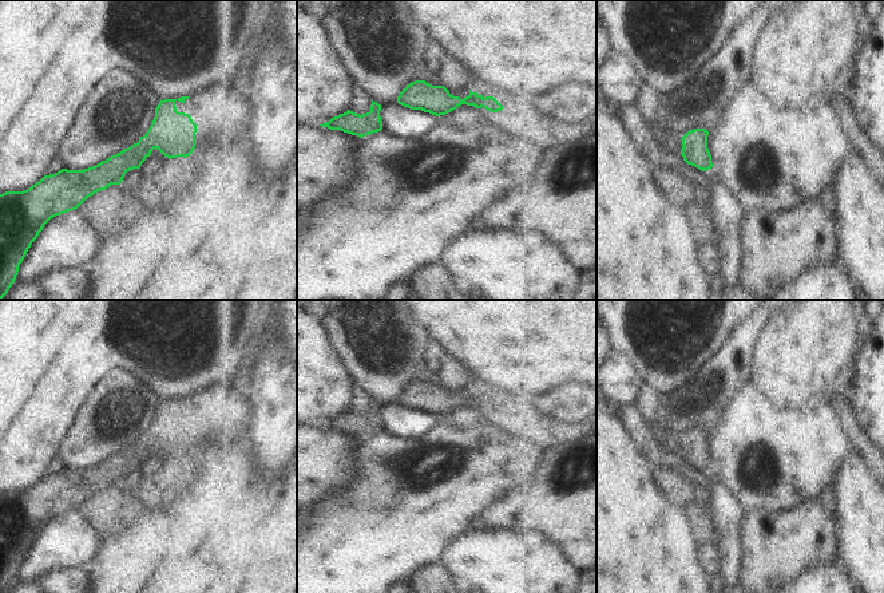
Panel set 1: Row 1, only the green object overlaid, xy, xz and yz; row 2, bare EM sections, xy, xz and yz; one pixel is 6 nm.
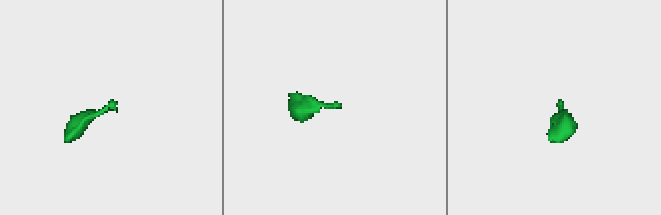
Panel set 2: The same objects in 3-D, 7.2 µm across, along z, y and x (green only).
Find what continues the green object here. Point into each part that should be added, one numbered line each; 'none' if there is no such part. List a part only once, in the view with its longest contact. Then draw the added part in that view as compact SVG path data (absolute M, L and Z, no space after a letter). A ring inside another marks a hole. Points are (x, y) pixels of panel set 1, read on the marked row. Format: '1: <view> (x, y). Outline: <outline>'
1: xy (232, 125). Outline: M249 95L241 102L241 108L226 112L215 107L210 115L205 116L198 124L197 131L205 138L237 139L249 134L251 126L254 106Z

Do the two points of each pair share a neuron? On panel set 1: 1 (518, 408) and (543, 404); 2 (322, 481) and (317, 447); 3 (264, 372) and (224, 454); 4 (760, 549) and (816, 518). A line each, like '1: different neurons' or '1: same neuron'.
1: different neurons
2: same neuron
3: different neurons
4: same neuron

